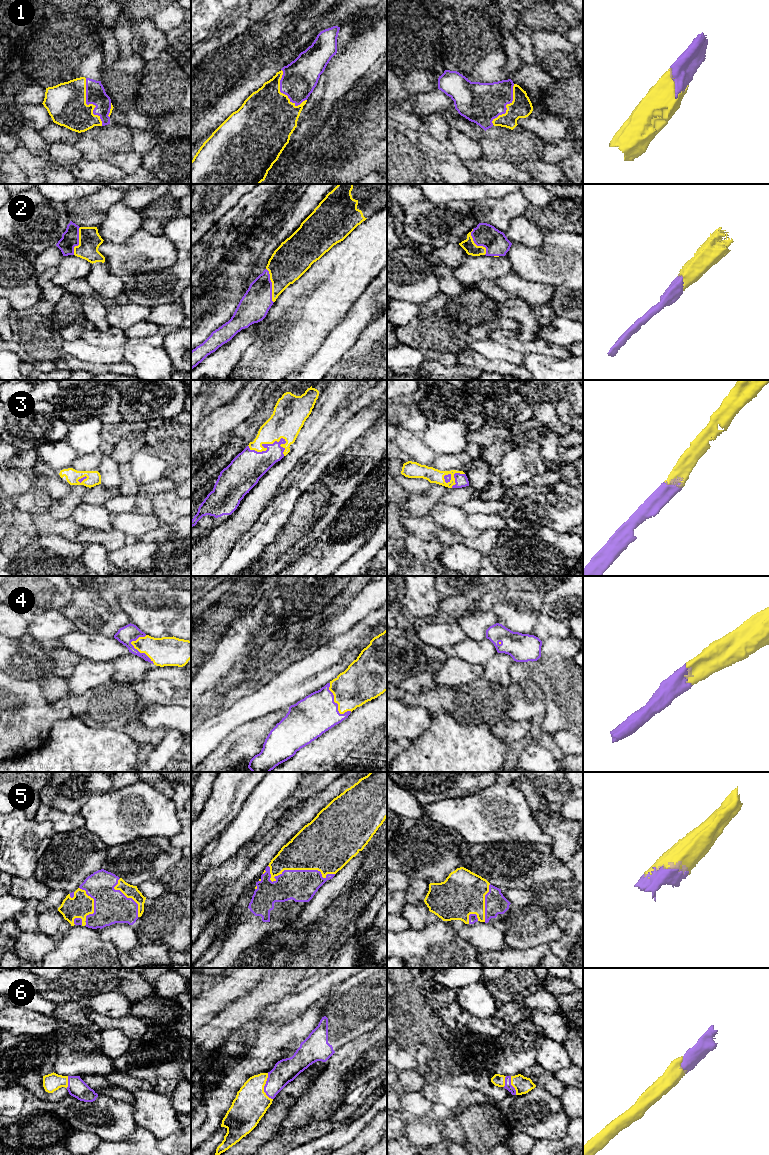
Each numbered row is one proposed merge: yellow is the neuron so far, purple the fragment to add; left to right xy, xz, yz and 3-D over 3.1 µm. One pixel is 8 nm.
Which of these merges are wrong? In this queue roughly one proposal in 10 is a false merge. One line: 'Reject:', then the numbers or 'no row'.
Reject: no row

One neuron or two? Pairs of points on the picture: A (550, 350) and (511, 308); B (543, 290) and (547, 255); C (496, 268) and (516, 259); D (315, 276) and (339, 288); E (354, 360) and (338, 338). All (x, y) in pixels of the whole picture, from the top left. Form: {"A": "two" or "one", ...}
{"A": "two", "B": "two", "C": "two", "D": "one", "E": "two"}

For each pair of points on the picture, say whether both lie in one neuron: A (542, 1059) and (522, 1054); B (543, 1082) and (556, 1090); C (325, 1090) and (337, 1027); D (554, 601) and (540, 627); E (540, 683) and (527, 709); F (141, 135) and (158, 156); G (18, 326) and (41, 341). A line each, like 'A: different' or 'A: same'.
A: different
B: same
C: different
D: same
E: different
F: different
G: same

